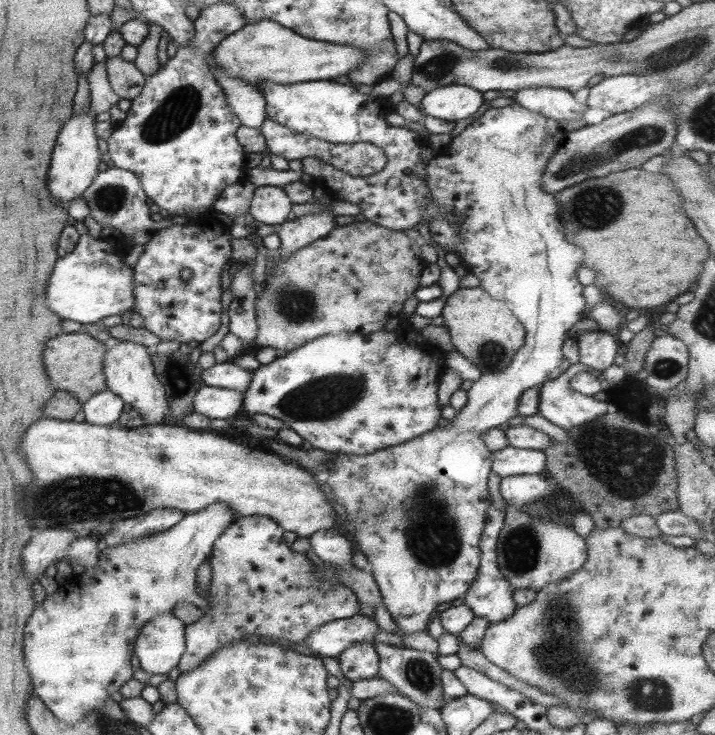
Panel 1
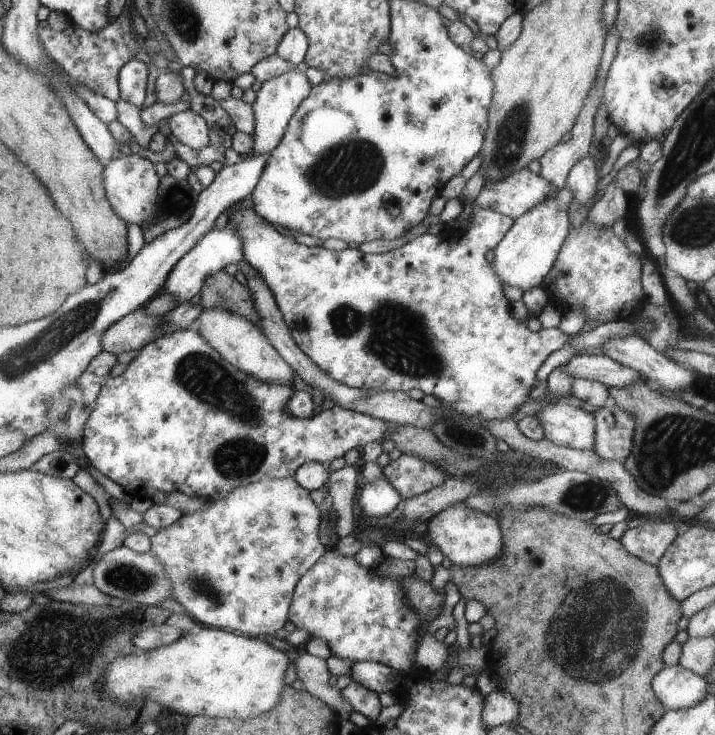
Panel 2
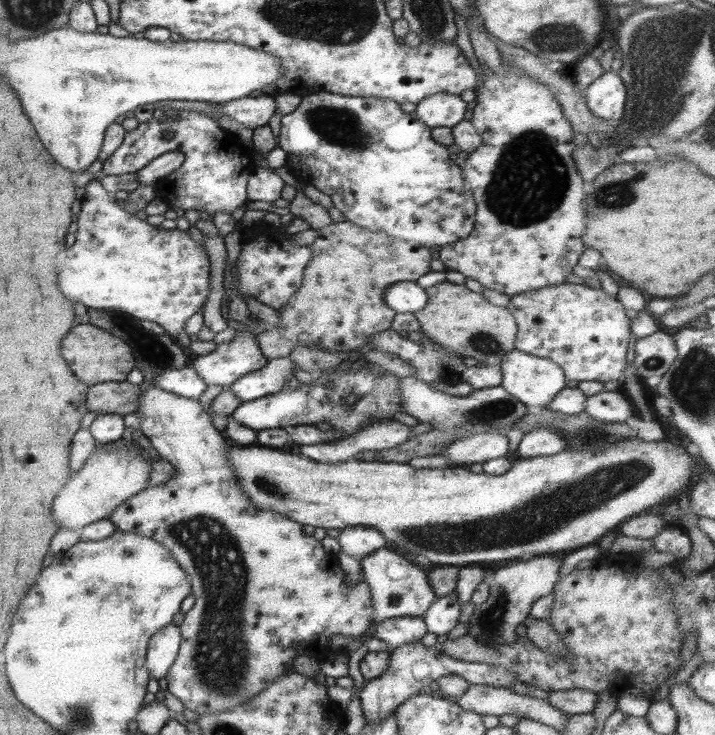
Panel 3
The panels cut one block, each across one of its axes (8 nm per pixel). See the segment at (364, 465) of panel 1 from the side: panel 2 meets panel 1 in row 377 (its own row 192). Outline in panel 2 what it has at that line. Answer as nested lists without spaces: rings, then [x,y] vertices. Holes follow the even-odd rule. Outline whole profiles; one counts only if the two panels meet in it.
[[[525,167],[511,172],[501,182],[487,186],[483,184],[479,194],[475,196],[474,206],[515,220],[539,202],[553,198],[557,190],[558,188],[551,186],[547,180]]]

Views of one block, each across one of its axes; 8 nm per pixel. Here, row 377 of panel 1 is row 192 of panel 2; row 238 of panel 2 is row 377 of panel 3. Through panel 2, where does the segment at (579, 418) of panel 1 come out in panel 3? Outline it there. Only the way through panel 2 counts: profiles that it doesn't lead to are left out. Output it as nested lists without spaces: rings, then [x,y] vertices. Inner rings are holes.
[[[510,350],[498,362],[500,385],[507,394],[526,406],[545,406],[551,402],[553,395],[565,386],[566,378],[563,371],[548,358],[539,358],[520,350]]]

